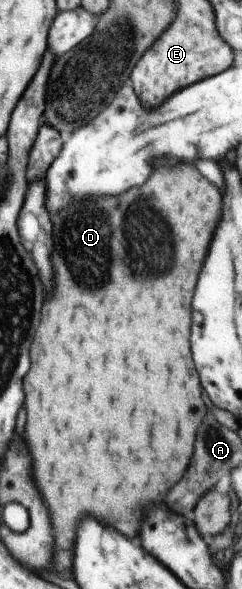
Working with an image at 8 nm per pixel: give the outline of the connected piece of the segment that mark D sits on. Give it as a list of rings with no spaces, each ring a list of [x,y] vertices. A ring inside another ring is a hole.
[[[176,164],[176,166],[160,166],[152,172],[152,176],[138,188],[130,188],[126,190],[126,194],[120,194],[120,196],[110,196],[110,198],[86,198],[86,200],[72,200],[68,204],[68,208],[59,210],[58,214],[54,217],[54,232],[52,236],[56,238],[56,242],[53,241],[53,246],[56,246],[56,298],[54,298],[54,290],[50,292],[50,296],[46,298],[44,302],[44,308],[42,308],[42,324],[38,326],[38,332],[34,336],[34,342],[32,342],[32,348],[30,348],[30,358],[32,358],[32,366],[30,366],[30,372],[26,374],[24,378],[24,392],[26,392],[26,410],[28,410],[28,422],[26,422],[26,442],[30,442],[30,452],[34,454],[34,478],[38,478],[38,488],[42,488],[42,496],[46,500],[46,504],[50,506],[50,516],[52,516],[52,522],[54,522],[54,536],[56,536],[56,570],[68,570],[72,566],[72,554],[74,554],[74,534],[76,534],[76,522],[80,516],[84,514],[90,514],[94,518],[102,518],[102,522],[114,526],[116,530],[120,530],[122,534],[126,534],[128,538],[136,536],[138,532],[138,510],[142,510],[142,506],[146,506],[148,502],[162,502],[162,498],[168,494],[168,490],[178,482],[178,478],[182,478],[188,462],[190,462],[190,456],[194,452],[194,438],[196,438],[196,430],[198,426],[202,424],[202,418],[207,413],[206,404],[202,402],[202,388],[198,386],[198,372],[194,368],[194,362],[192,362],[192,352],[190,352],[190,322],[192,322],[192,296],[194,296],[194,288],[196,286],[186,286],[188,280],[194,280],[198,278],[198,272],[202,268],[202,262],[206,258],[206,252],[208,252],[208,246],[210,246],[210,240],[212,240],[212,232],[218,224],[218,218],[220,218],[220,206],[222,206],[222,200],[220,200],[220,192],[218,188],[208,180],[204,178],[198,168],[194,164]],[[176,238],[182,238],[178,242],[186,242],[188,250],[190,250],[190,262],[188,262],[188,274],[186,274],[186,282],[184,282],[184,274],[180,274],[178,278],[174,278],[172,274],[172,282],[168,282],[168,246],[170,246],[170,240],[172,240],[172,246],[178,244]]]

